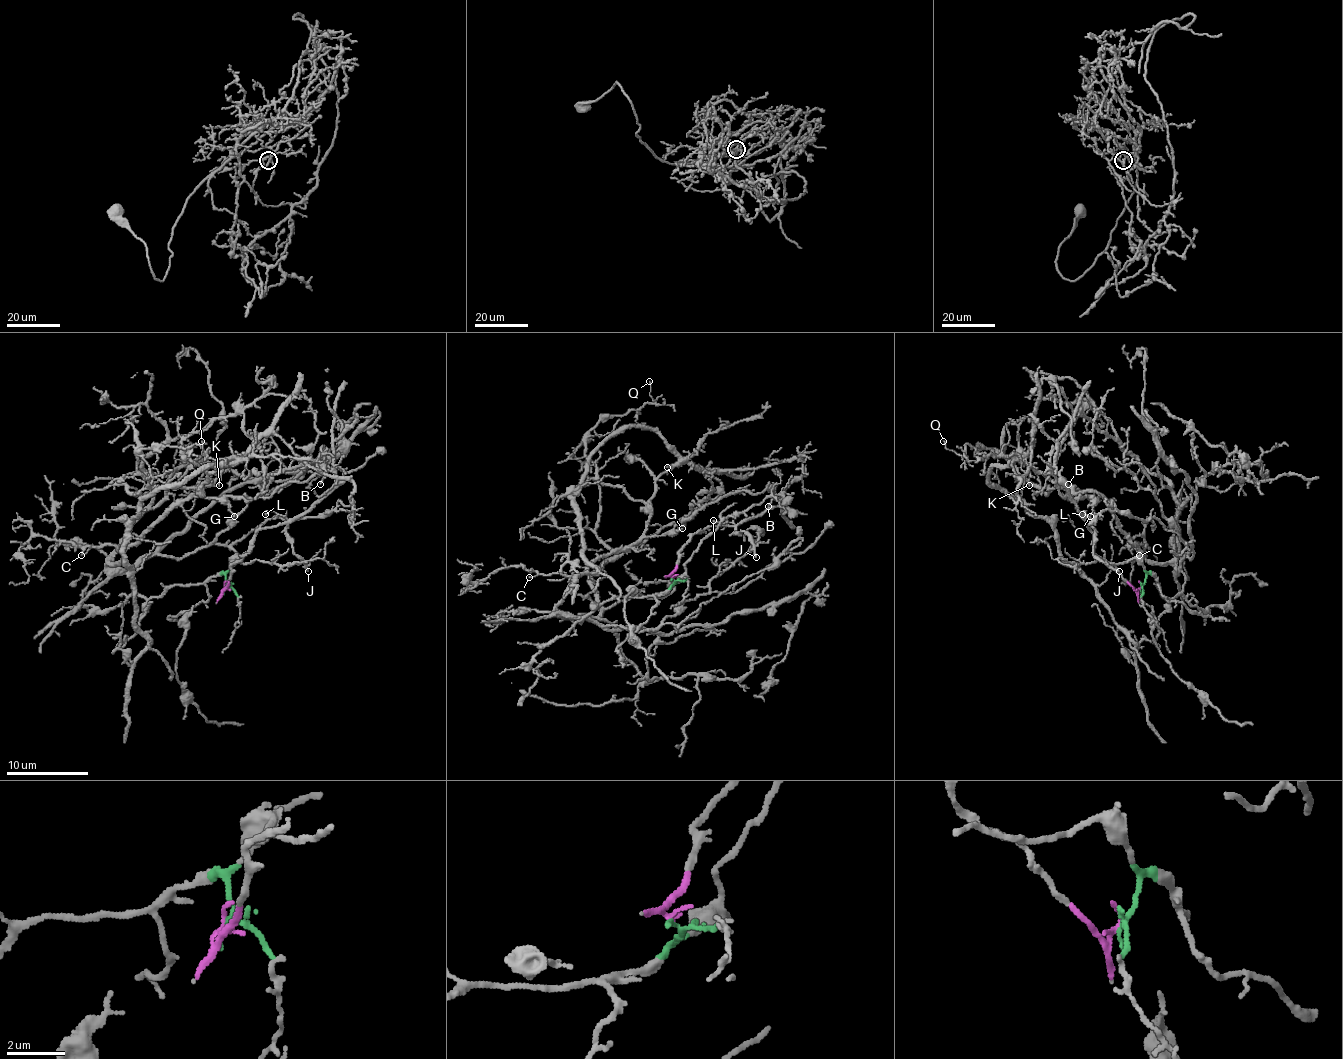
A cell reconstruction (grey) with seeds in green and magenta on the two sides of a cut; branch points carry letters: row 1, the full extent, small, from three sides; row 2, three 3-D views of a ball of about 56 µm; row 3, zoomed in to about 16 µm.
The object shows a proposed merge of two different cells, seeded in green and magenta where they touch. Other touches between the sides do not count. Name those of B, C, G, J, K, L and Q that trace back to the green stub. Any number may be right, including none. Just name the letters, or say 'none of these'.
C, G, K, Q

